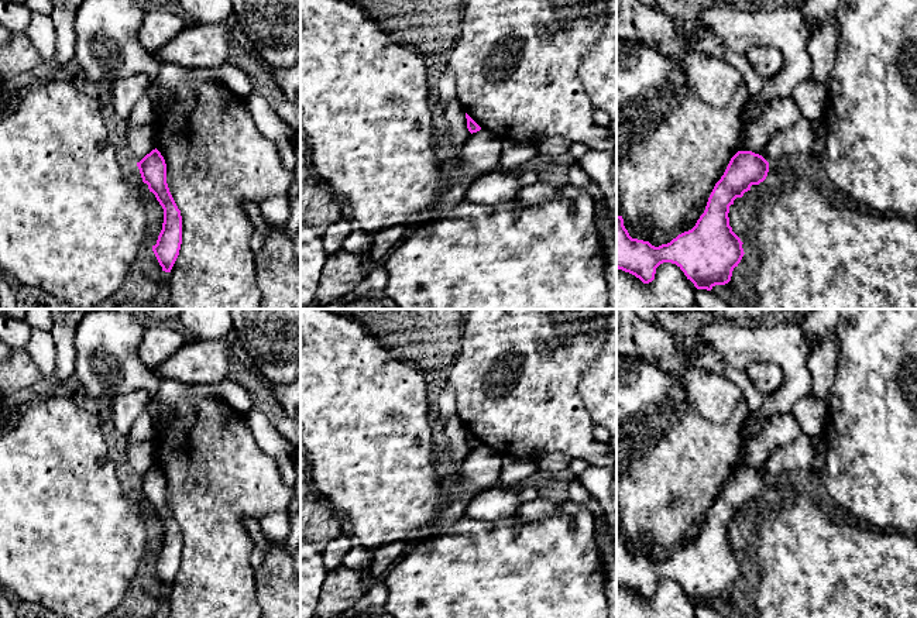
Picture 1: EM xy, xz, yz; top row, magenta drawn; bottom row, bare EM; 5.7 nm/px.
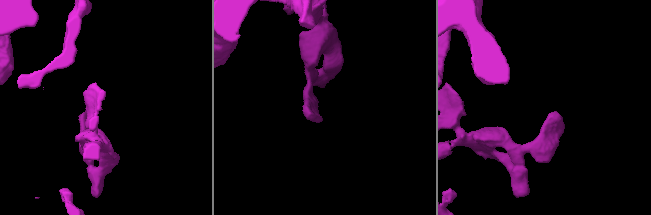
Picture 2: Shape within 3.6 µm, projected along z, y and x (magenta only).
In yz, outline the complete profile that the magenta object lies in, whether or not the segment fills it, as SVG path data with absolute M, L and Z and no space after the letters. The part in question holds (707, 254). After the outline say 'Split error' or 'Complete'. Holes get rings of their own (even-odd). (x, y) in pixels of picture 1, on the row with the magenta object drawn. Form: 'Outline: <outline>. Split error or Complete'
Outline: M738 151L729 161L724 175L715 183L704 213L696 226L679 234L667 244L659 247L649 241L632 238L624 226L622 216L617 216L617 268L639 278L643 284L655 279L656 268L663 262L676 264L697 289L711 291L715 285L725 285L731 281L732 271L743 257L741 238L729 226L729 206L736 198L742 198L752 185L763 182L769 172L769 162L752 151Z. Complete

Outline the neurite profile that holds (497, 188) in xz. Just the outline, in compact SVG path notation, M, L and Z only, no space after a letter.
M494 169L477 178L466 190L464 199L475 205L515 205L519 189L516 171Z

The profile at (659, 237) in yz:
M657 230L650 237L649 243L655 247L659 247L662 244L670 243L673 238L676 238L679 234L681 234L680 230Z

